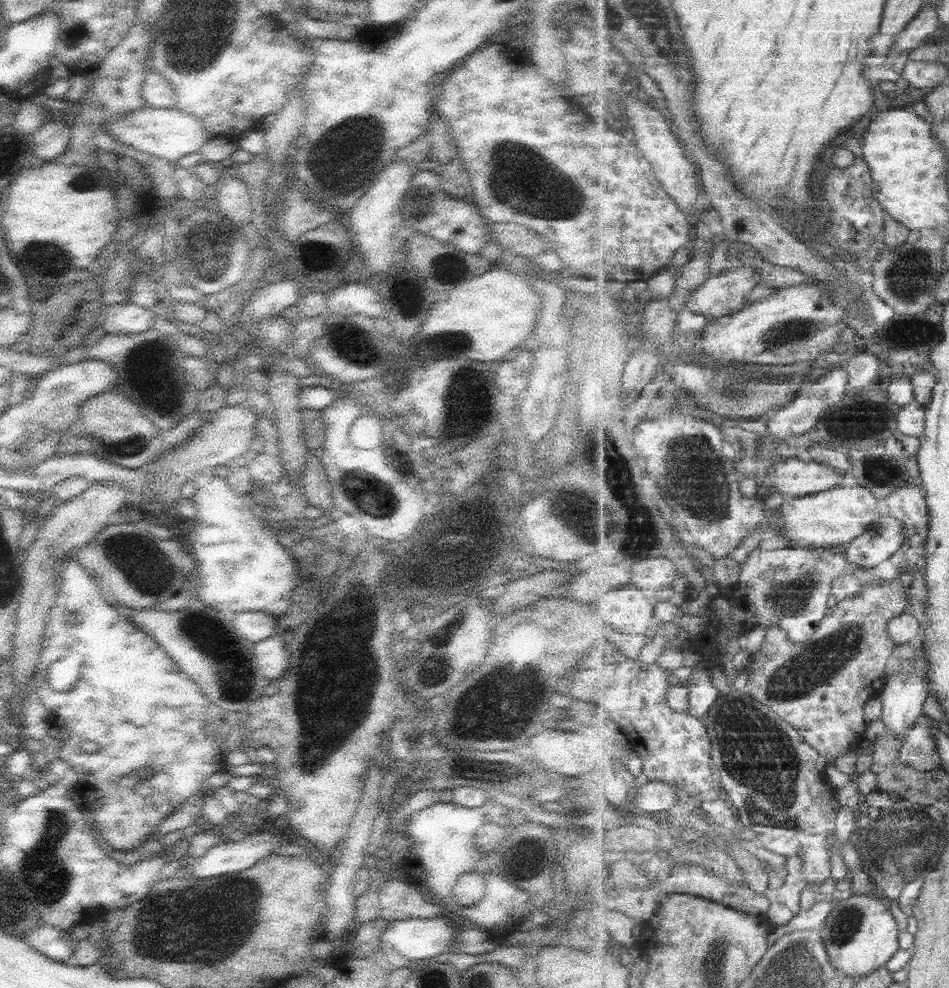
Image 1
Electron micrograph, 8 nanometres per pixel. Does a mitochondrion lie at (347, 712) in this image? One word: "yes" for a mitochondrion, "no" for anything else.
yes

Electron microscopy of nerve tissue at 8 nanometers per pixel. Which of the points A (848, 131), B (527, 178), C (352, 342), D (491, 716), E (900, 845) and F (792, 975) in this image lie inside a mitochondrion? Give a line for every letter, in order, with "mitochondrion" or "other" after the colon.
A: other
B: mitochondrion
C: mitochondrion
D: mitochondrion
E: mitochondrion
F: mitochondrion

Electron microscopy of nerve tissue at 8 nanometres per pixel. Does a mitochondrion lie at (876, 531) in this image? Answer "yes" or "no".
yes

